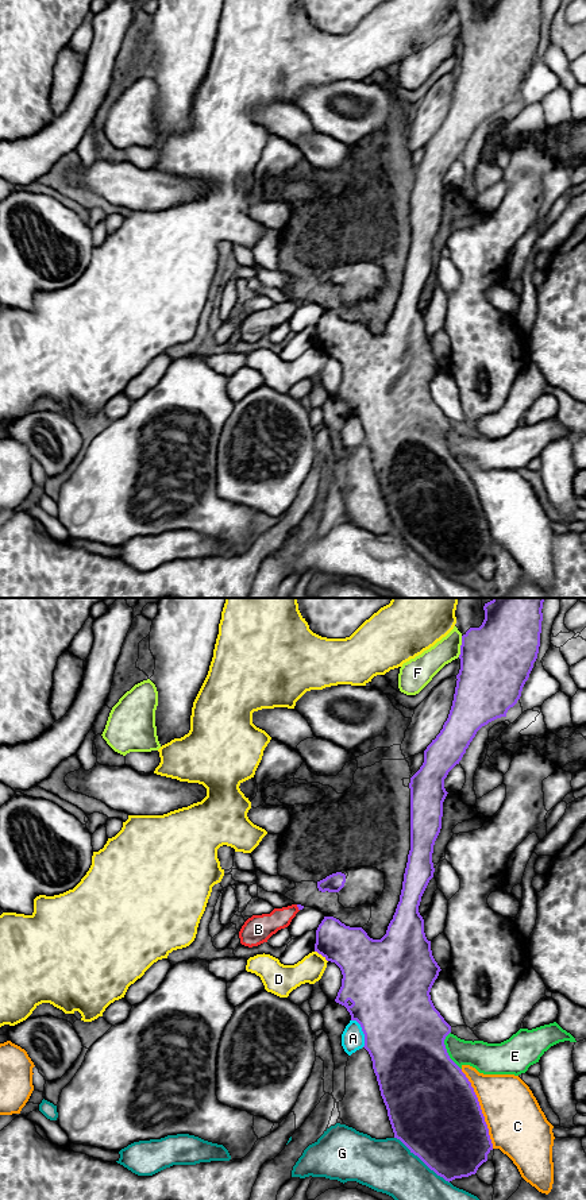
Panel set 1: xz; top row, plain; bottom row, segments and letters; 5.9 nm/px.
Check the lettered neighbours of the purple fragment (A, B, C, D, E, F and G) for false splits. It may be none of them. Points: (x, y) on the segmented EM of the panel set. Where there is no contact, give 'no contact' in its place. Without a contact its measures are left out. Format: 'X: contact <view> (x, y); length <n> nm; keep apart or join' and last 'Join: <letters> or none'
A: contact xz (362, 1030); length 180 nm; keep apart
B: contact xz (297, 906); length 40 nm; keep apart
C: contact xz (480, 1108); length 500 nm; keep apart
D: contact xz (322, 955); length 100 nm; keep apart
E: contact xz (446, 1050); length 240 nm; keep apart
F: contact xz (461, 647); length 130 nm; keep apart
G: contact xz (421, 1160); length 420 nm; keep apart
Join: none

